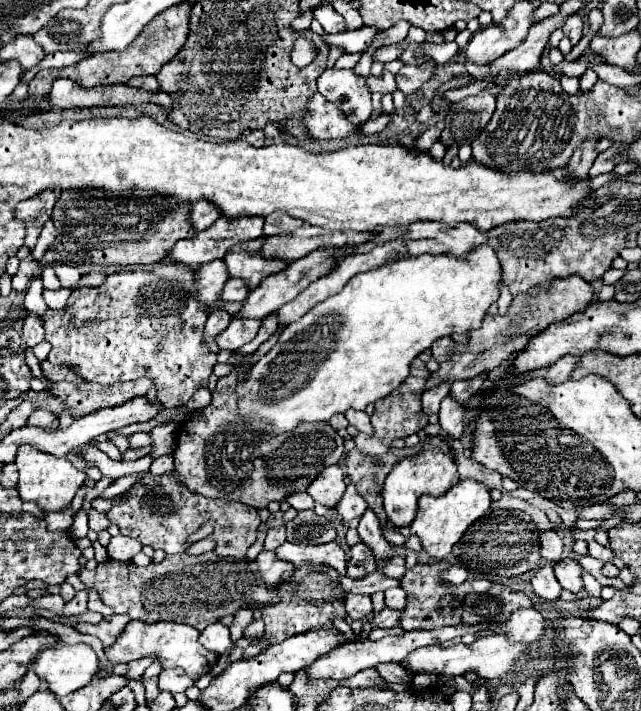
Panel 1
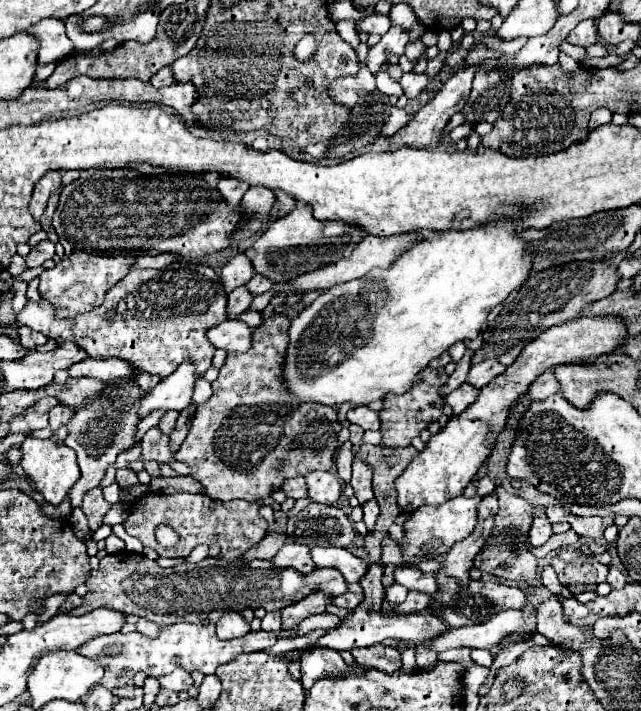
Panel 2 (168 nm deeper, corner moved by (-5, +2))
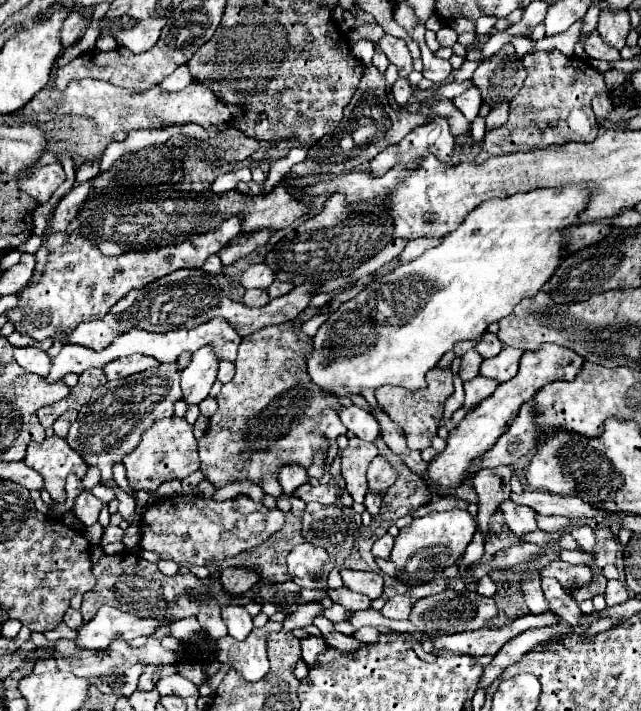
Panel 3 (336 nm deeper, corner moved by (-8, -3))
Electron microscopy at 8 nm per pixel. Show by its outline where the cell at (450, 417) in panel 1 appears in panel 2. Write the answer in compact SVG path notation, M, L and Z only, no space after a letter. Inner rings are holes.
M463 383L461 387L457 387L455 391L451 391L447 397L445 397L445 403L451 405L453 409L453 415L461 415L479 395L479 389L475 387L469 387L469 383Z

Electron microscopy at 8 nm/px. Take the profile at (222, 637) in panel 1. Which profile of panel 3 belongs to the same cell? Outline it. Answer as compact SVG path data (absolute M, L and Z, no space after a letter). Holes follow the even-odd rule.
M230 604L230 606L222 608L222 620L228 626L228 634L236 640L244 640L254 628L252 616L248 614L248 610L238 604Z

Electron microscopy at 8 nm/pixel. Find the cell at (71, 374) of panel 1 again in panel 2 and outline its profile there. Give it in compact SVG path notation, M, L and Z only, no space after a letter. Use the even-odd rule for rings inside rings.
M91 357L71 365L67 371L69 371L69 377L75 377L75 379L93 377L101 381L113 381L117 377L125 377L133 373L133 369L123 359L91 359Z

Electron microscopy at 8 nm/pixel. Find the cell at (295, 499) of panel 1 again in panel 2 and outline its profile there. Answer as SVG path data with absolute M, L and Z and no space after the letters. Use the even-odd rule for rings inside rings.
M295 477L295 479L287 479L281 487L287 497L291 499L301 499L301 497L307 497L307 487L305 487L305 477Z

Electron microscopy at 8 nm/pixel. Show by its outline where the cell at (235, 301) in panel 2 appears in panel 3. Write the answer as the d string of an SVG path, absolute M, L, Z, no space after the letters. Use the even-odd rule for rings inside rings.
M256 288L256 290L246 290L246 294L244 294L246 306L266 306L268 302L270 302L270 296L266 290Z

